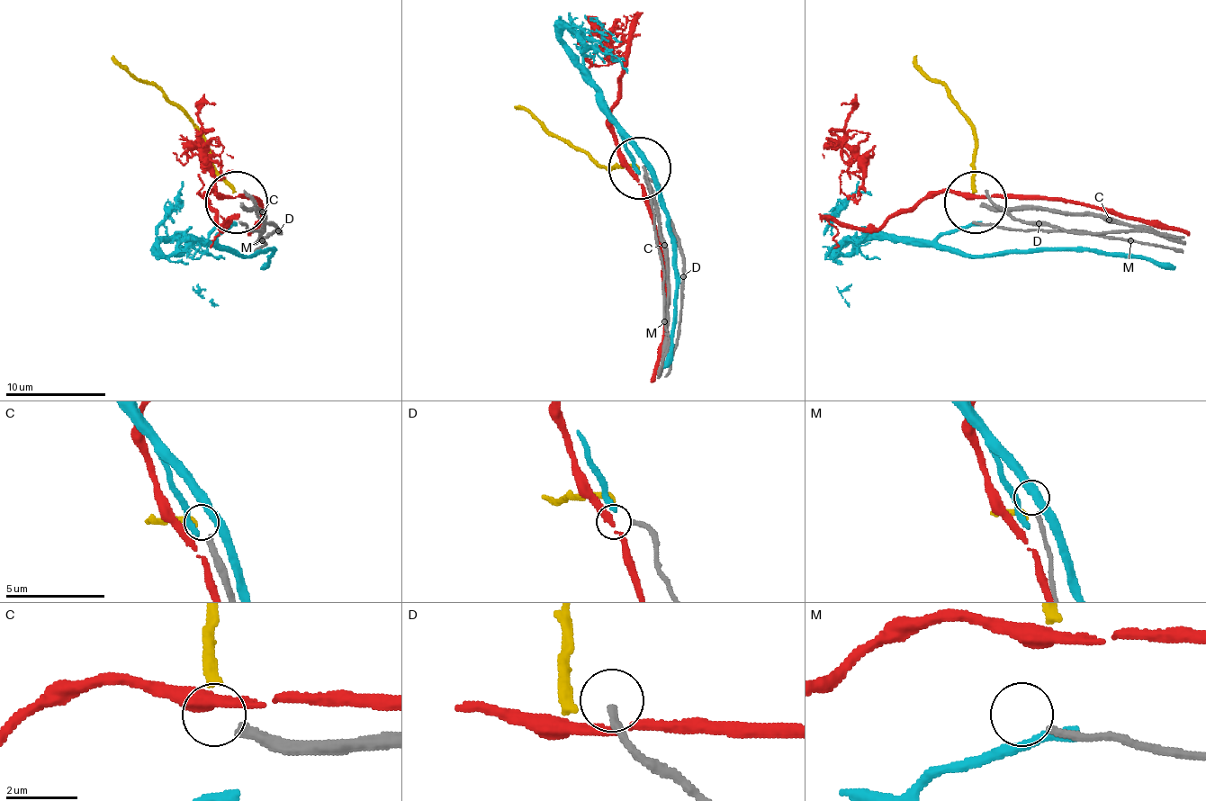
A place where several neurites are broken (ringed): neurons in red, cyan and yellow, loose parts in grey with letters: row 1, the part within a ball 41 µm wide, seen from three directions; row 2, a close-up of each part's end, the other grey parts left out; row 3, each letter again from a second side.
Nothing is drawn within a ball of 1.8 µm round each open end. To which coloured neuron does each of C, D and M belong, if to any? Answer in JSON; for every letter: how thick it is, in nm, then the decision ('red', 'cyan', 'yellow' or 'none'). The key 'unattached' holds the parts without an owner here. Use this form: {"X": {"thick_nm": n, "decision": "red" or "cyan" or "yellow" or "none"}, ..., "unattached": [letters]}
{"C": {"thick_nm": 320, "decision": "none"}, "D": {"thick_nm": 240, "decision": "none"}, "M": {"thick_nm": 220, "decision": "none"}, "unattached": ["C", "D", "M"]}

